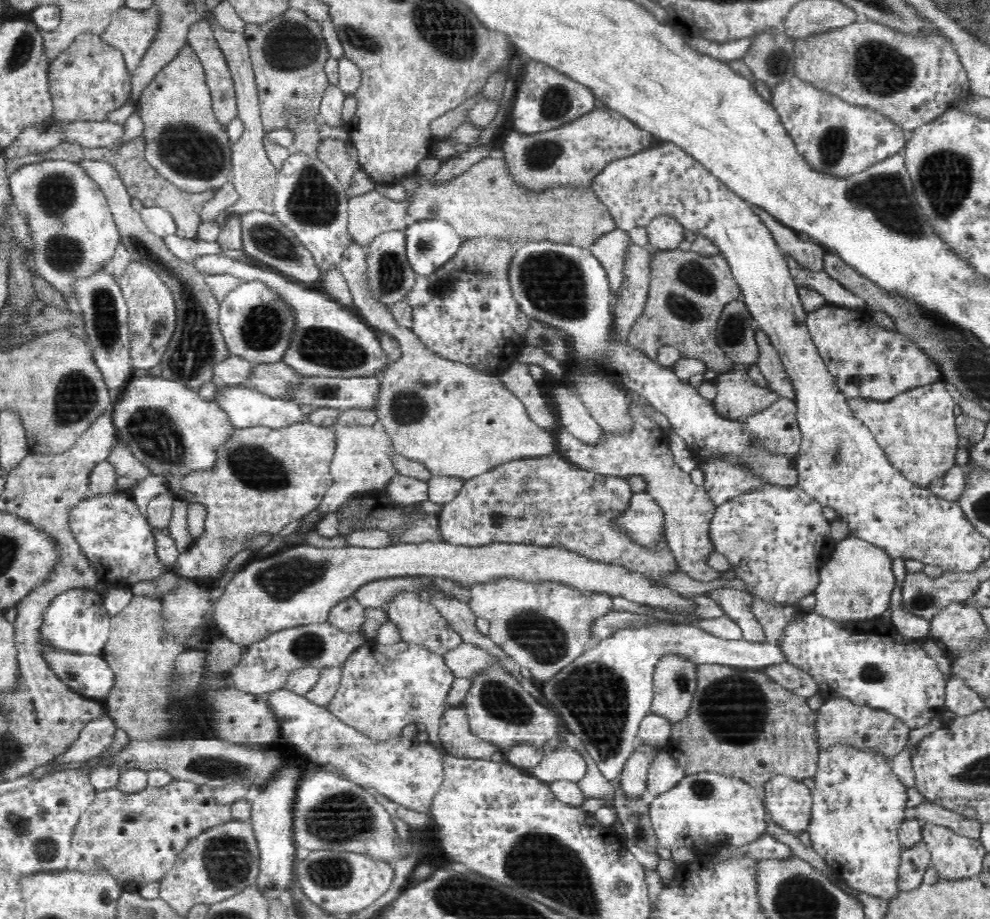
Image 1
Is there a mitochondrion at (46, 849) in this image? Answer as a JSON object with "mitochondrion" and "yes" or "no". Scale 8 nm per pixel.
{"mitochondrion":"yes"}

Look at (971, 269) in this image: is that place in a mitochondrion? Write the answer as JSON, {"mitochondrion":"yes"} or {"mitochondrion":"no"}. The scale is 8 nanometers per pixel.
{"mitochondrion":"no"}

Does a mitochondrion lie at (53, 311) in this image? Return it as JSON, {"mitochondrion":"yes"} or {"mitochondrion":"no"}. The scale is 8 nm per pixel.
{"mitochondrion":"no"}

